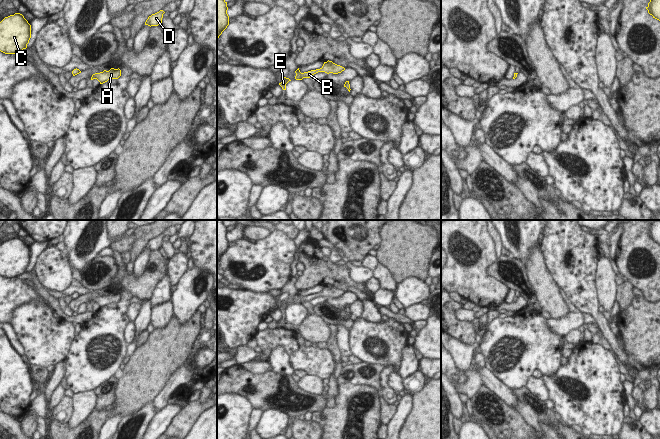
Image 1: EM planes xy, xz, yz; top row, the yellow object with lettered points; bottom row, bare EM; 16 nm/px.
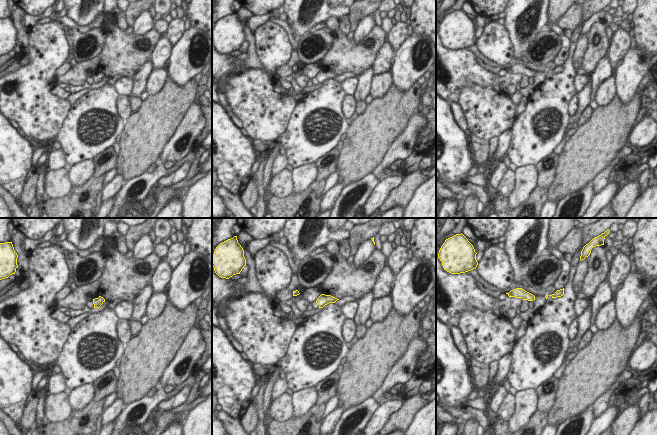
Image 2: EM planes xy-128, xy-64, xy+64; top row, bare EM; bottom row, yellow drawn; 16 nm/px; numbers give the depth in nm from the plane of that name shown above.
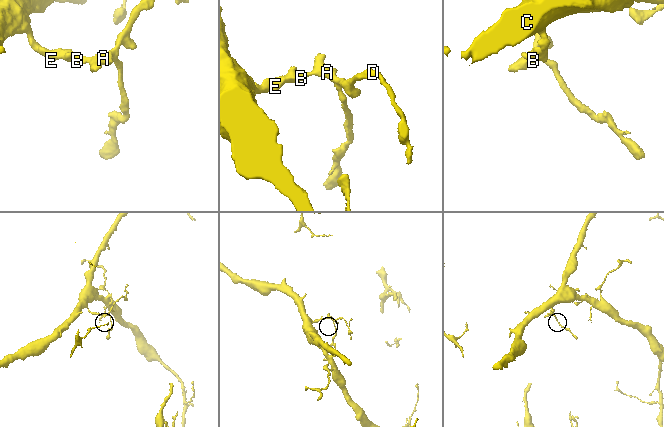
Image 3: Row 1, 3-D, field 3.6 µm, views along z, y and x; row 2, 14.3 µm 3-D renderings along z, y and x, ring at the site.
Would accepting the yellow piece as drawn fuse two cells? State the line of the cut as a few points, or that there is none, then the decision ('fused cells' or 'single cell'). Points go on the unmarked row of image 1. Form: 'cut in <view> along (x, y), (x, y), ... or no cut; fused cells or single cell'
no cut; single cell

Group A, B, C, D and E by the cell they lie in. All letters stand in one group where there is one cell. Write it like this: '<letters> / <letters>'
A B C D E

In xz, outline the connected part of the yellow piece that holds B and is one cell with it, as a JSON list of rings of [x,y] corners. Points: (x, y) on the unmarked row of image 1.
[[[328,284],[327,286],[324,286],[323,290],[320,293],[311,294],[308,296],[301,297],[298,292],[295,295],[295,297],[296,297],[295,303],[302,304],[303,302],[310,302],[312,299],[314,299],[318,296],[325,296],[327,298],[329,298],[329,297],[338,298],[344,294],[345,294],[344,291],[337,289],[337,288],[333,287],[332,285]]]

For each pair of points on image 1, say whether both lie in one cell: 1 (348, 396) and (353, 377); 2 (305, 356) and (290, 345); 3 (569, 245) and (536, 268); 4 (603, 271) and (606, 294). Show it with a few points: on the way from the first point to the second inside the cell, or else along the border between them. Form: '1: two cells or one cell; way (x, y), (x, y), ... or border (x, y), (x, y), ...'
1: two cells; border (339, 384), (367, 384), (374, 387)
2: two cells; border (300, 346), (290, 355)
3: two cells; border (540, 251), (546, 268), (556, 283)
4: one cell; way (605, 277), (606, 288)

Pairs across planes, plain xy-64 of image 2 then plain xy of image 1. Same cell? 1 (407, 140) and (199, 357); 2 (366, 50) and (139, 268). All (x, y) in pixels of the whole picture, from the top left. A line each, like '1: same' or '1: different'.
1: different
2: different

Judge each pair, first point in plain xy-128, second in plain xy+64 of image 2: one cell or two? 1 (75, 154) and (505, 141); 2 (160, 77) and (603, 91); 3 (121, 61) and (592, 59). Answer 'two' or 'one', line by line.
1: two
2: one
3: one

